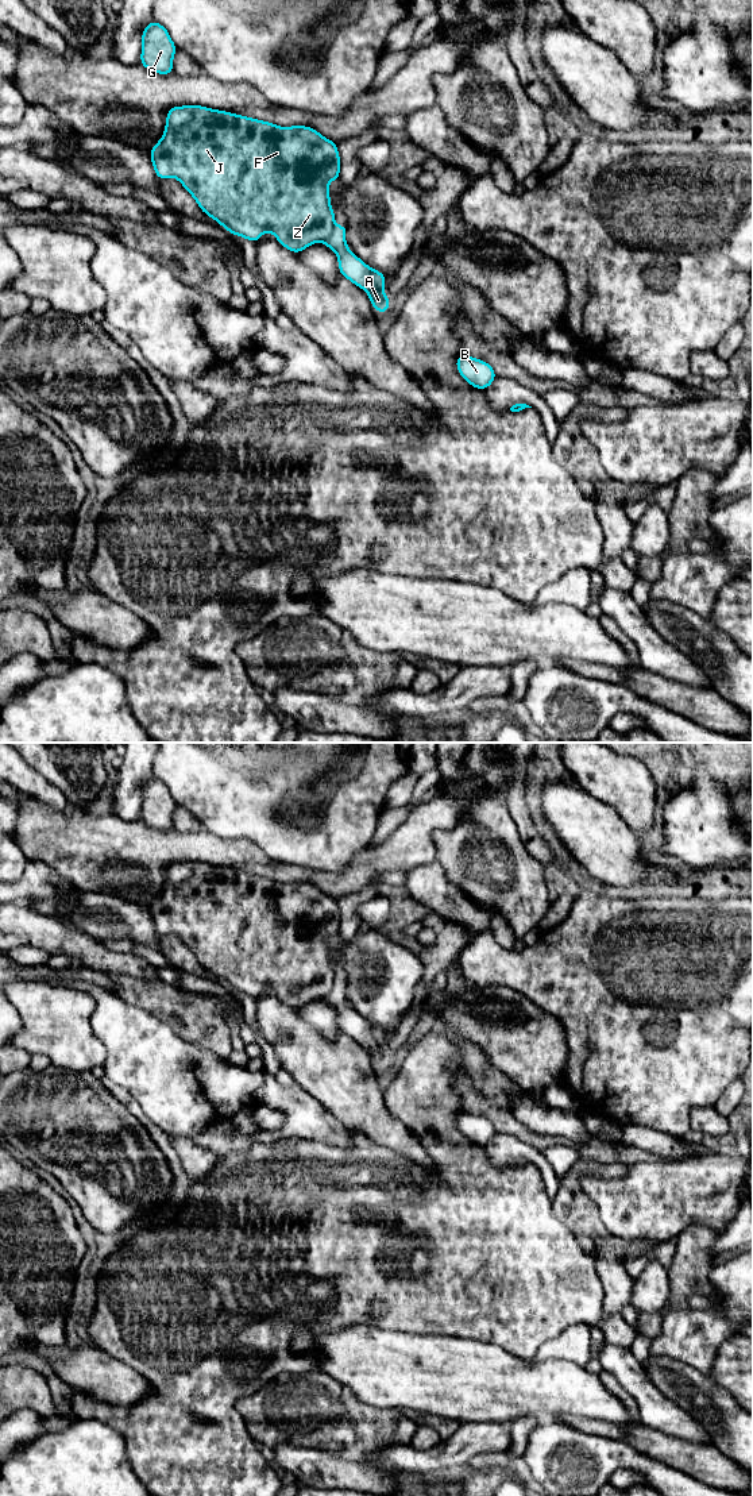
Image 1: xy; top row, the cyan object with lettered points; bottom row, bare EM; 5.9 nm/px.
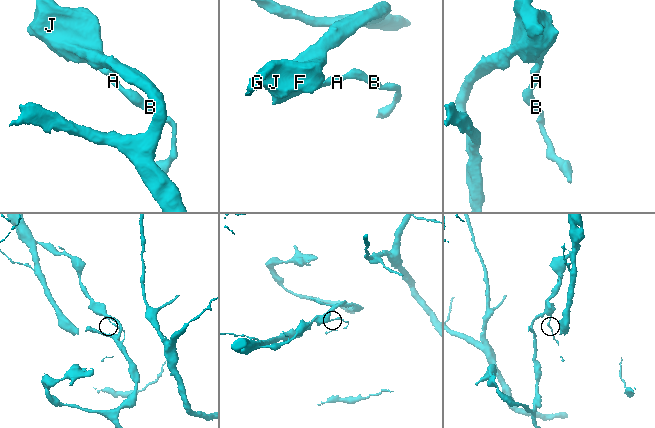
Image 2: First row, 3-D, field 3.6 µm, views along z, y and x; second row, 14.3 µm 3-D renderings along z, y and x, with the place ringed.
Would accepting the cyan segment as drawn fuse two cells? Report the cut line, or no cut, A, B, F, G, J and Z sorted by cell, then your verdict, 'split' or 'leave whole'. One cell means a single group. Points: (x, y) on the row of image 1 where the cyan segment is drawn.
xy (333, 222), (332, 231), (321, 241) | A B / F G J Z | split

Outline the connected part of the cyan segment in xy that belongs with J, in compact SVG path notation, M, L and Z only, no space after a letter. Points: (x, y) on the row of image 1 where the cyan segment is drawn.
M201 105L171 107L166 115L163 136L150 150L150 158L159 180L177 178L201 211L229 234L256 243L270 231L285 248L297 254L323 242L332 232L335 213L328 184L340 177L340 155L336 143L312 127L279 127Z

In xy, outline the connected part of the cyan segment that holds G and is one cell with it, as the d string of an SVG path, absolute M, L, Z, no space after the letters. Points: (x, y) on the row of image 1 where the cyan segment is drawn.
M152 20L142 32L140 63L157 74L173 73L173 58L177 51L169 31Z

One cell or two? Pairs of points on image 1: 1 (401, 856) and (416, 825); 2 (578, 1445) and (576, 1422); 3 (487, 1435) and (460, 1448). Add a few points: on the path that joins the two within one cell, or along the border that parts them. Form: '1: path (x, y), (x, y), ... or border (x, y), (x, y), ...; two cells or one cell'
1: path (405, 848), (416, 833); one cell
2: border (553, 1419), (587, 1433), (607, 1437); two cells
3: path (481, 1437), (467, 1441); one cell

